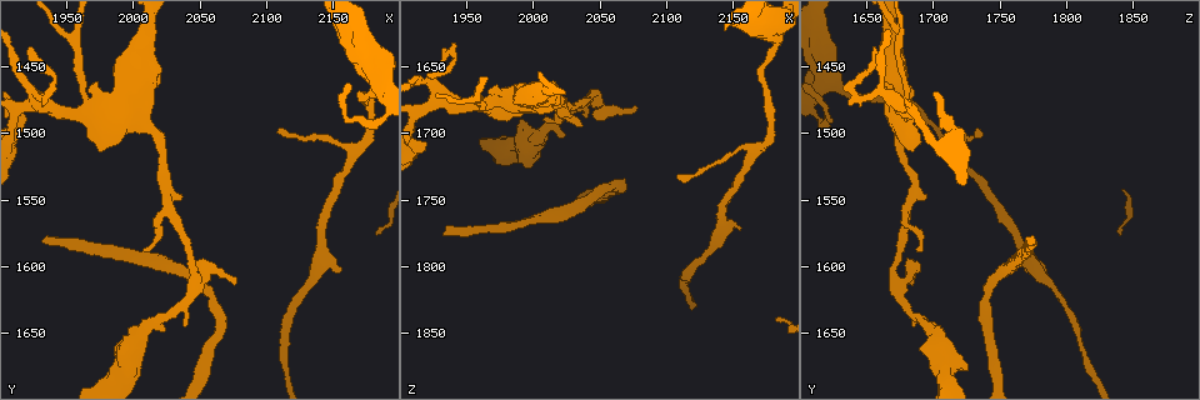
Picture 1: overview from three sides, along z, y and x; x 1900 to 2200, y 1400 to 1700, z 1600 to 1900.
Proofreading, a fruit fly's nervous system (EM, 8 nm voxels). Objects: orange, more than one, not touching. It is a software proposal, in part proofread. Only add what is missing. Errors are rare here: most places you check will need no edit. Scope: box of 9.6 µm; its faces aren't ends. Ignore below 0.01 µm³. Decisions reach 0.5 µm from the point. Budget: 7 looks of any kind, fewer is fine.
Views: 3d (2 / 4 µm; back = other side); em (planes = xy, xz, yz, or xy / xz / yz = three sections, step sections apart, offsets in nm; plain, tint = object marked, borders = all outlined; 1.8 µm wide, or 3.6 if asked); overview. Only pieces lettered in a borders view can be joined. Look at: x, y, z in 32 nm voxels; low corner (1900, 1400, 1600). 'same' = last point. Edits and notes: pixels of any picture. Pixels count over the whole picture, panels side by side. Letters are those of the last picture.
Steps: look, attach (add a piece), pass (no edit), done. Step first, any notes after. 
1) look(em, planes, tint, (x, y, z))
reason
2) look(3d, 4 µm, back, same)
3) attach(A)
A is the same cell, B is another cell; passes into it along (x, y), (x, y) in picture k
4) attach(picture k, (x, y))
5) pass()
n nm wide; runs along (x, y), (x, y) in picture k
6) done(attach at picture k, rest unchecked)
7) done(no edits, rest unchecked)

look(em, planes, borders, (2046, 1614, 1672))

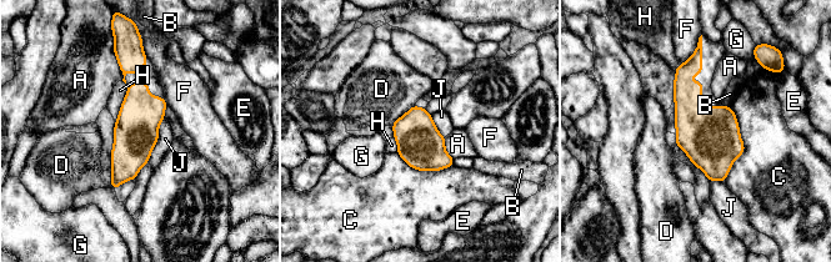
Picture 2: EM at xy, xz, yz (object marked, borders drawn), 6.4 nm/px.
pass()
C touches over 480 nm; A, B, C, D, E, F, G, H and J are other cells; runs along (134, 56), (124, 72), (133, 147), (115, 184) in picture 2; no lettered piece goes on from it

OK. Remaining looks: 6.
look(em, xz, step 8, borders, (2160, 1484, 1622))
sharp bend

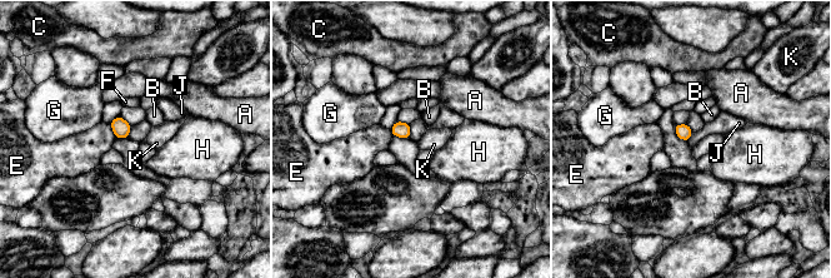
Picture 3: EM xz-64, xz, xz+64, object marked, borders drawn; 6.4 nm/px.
pass()
E touches over 110 nm; A, B, C, E, F, G, H, J and K are other cells; border along (692, 133), (686, 140) in picture 3; no lettered piece goes on from it

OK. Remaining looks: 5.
look(em, xz, step 8, tint, (1932, 1584, 1774))
branch stops here

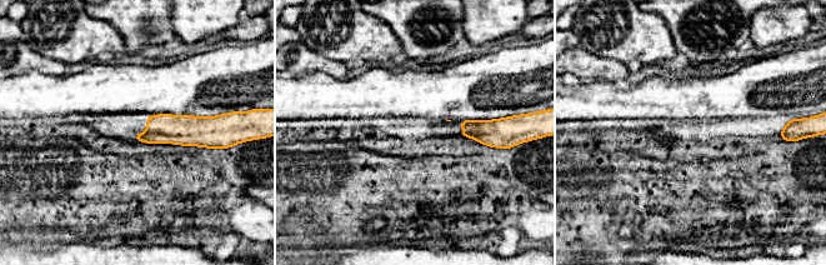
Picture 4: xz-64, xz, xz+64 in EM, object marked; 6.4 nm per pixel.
look(em, planes, borders, same)
cut it another way

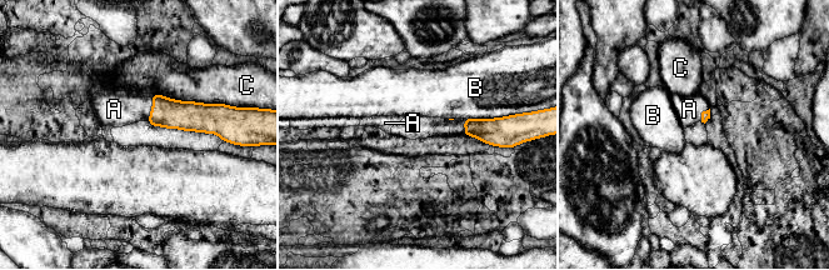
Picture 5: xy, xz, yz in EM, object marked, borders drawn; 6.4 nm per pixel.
attach(A)
A is the same cell, B and C are other cells; passes into it along (168, 113), (153, 108), (114, 109) in picture 5; it goes on there

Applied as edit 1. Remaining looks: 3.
done(attach at picture 5, rest unchecked)

